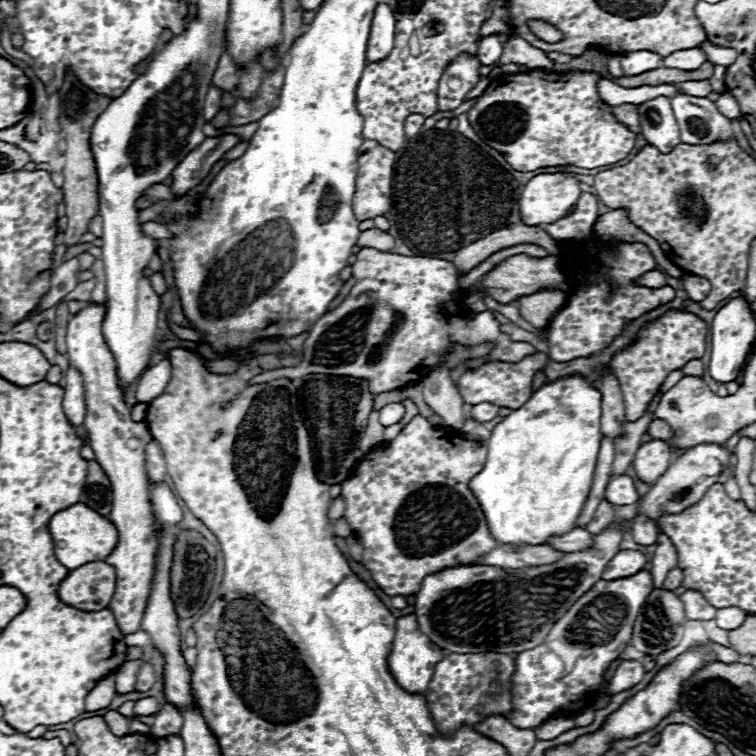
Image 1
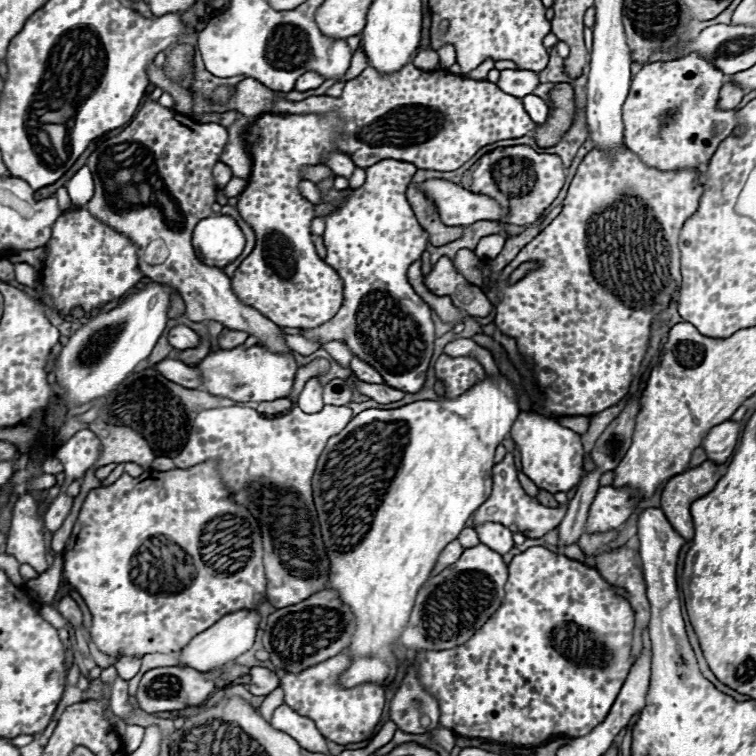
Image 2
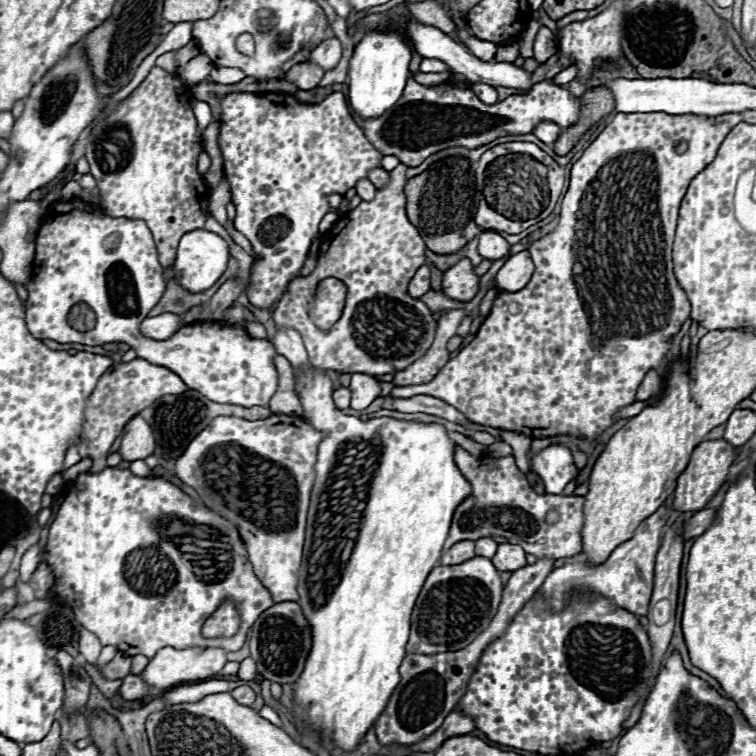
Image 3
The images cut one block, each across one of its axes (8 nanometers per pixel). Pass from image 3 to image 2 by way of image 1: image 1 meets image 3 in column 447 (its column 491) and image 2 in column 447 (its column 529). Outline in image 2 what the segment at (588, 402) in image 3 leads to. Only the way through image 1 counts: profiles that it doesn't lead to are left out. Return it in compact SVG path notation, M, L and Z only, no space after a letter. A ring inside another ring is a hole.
M442 354L434 364L434 372L446 386L446 398L458 398L458 394L464 394L474 382L482 382L484 378L482 364L472 356L450 358Z

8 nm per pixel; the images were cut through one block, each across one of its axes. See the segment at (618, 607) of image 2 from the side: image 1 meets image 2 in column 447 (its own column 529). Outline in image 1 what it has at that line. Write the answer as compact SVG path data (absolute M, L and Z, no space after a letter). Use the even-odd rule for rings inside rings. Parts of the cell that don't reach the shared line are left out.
M640 570L634 576L628 578L618 578L618 580L600 580L596 582L596 586L592 586L592 590L588 590L588 594L580 596L576 600L576 604L568 610L568 614L560 620L560 624L566 626L566 634L580 634L584 628L584 636L580 636L580 642L584 644L584 654L578 658L574 670L570 674L564 676L564 664L562 660L548 648L548 644L544 642L546 648L532 648L526 650L524 654L516 656L516 672L514 672L514 688L512 688L512 696L514 696L514 712L508 714L508 720L518 726L518 728L536 728L540 726L544 720L560 714L560 712L578 712L580 708L584 708L586 700L590 698L588 692L596 692L600 688L602 674L604 670L610 666L610 662L614 662L618 658L618 654L624 650L624 646L630 642L632 638L632 626L636 620L636 614L640 612L640 606L646 602L646 598L650 596L650 592L654 590L652 584L652 574L648 570Z

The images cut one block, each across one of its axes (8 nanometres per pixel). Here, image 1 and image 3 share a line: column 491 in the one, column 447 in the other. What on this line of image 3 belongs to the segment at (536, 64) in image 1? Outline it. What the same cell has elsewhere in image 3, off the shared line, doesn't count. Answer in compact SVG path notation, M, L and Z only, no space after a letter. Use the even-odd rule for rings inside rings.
M424 58L420 62L420 70L426 70L426 72L446 72L448 66L440 60L434 60L434 58Z

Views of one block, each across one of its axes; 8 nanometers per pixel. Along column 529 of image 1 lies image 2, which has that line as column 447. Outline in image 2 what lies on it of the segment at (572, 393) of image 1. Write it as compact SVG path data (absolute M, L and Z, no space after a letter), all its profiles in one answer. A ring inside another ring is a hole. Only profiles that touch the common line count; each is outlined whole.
M498 374L494 380L484 378L480 384L472 386L470 390L466 390L456 400L446 400L446 398L444 400L420 400L420 402L412 402L412 404L406 404L406 406L400 406L400 408L394 408L394 410L382 410L382 408L364 410L356 418L352 418L350 424L340 434L336 434L328 440L324 452L318 458L316 472L312 476L314 504L316 504L316 512L318 512L324 550L326 550L326 556L328 556L328 562L330 562L330 574L328 574L326 588L334 590L338 594L338 598L342 598L342 602L346 602L350 606L350 610L356 618L356 630L352 634L350 646L346 648L350 652L350 666L342 672L342 678L338 678L340 686L350 688L350 686L358 686L362 682L374 682L378 686L388 686L394 680L396 670L398 670L398 660L394 658L394 642L400 640L400 634L406 628L406 622L410 618L410 610L414 606L414 598L416 598L420 586L430 578L430 572L436 566L440 552L446 548L446 544L450 544L452 540L458 538L458 534L466 526L466 520L490 496L494 450L506 438L506 434L510 432L518 412L520 410L518 410L518 404L516 404L516 390L512 388L512 384L504 376Z

